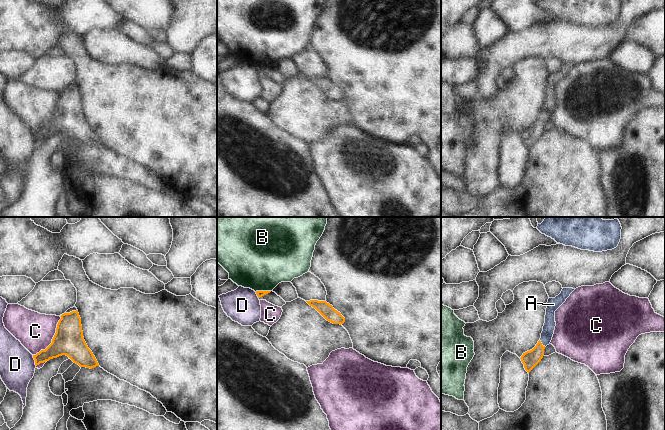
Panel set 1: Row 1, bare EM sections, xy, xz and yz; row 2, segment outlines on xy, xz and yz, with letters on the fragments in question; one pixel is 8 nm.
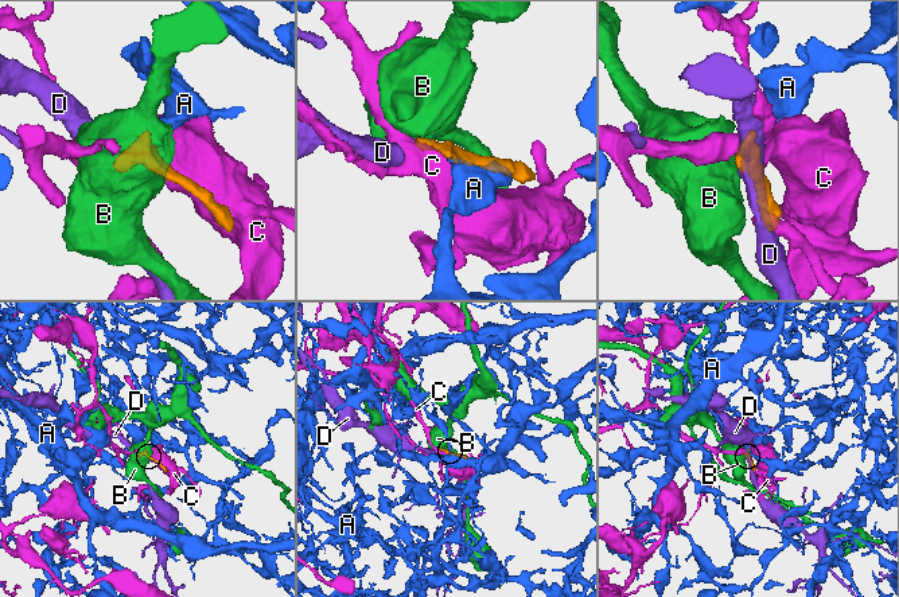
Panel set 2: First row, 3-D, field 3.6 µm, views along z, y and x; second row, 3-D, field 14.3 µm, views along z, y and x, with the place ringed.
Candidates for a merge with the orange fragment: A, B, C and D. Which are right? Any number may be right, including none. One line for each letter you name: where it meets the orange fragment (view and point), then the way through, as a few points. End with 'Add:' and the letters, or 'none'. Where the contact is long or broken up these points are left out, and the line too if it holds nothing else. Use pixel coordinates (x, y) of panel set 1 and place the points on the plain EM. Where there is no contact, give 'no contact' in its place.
A: contact yz (541, 120); way yz (530, 135), (538, 127), (541, 120), (546, 114), (549, 102)
Add: A

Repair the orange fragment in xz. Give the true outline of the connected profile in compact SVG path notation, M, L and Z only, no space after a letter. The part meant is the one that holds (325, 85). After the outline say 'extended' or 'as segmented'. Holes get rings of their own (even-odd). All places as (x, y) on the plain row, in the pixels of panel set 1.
M310 76L306 78L315 84L327 97L340 101L345 98L345 94L341 89L335 86L333 82L326 77Z; as segmented

